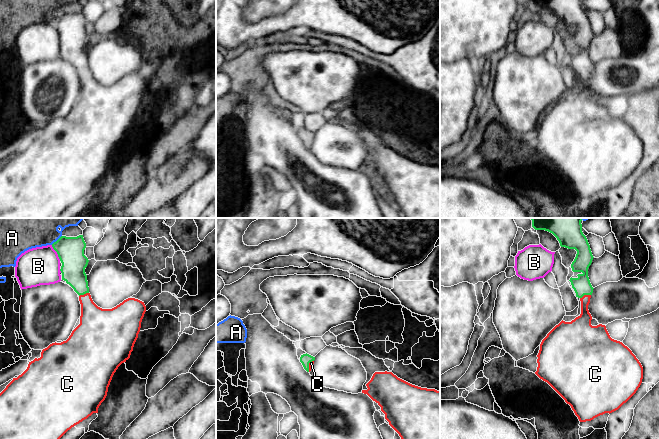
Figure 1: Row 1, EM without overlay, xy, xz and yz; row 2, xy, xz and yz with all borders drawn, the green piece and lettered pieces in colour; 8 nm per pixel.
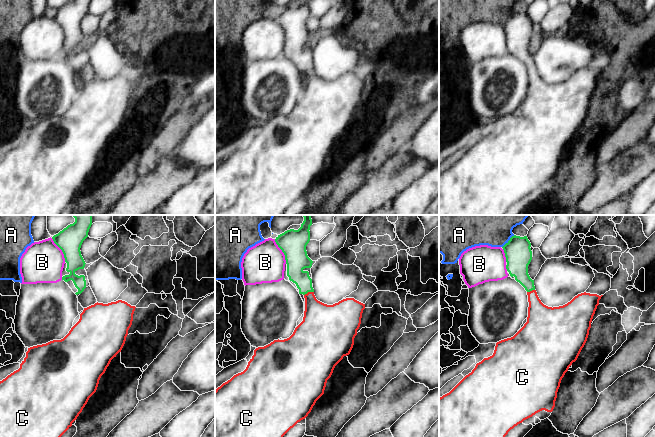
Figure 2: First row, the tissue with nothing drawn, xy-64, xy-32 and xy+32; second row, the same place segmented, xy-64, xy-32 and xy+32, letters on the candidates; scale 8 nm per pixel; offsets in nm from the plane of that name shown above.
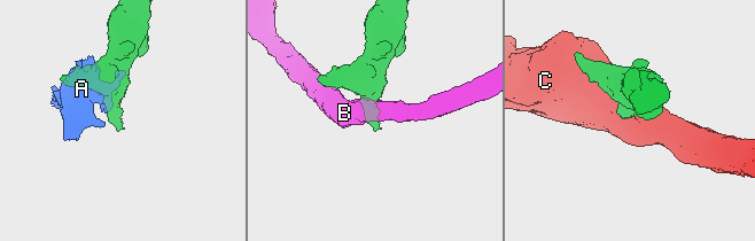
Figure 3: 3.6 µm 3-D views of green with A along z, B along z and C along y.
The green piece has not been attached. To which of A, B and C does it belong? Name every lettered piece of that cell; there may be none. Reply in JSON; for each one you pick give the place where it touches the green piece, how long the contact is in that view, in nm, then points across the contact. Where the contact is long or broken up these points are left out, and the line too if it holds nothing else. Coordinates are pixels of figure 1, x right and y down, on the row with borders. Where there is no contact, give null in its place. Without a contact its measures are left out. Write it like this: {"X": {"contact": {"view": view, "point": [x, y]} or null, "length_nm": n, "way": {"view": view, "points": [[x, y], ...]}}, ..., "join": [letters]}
{"C": {"contact": {"view": "yz", "point": [585, 294]}, "length_nm": 90, "way": {"view": "yz", "points": [[581, 285], [585, 294], [584, 321], [582, 325]]}}, "join": ["C"]}

